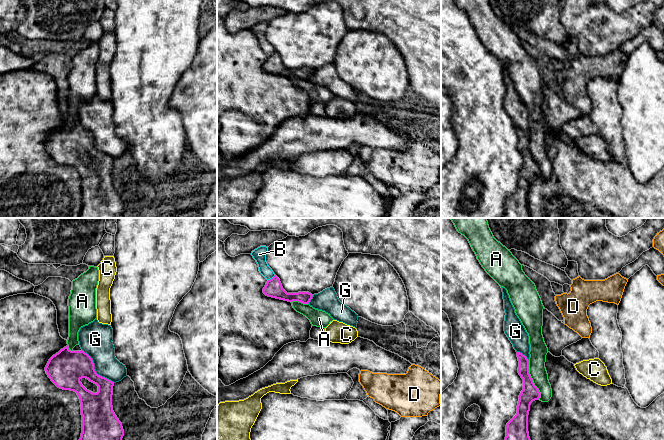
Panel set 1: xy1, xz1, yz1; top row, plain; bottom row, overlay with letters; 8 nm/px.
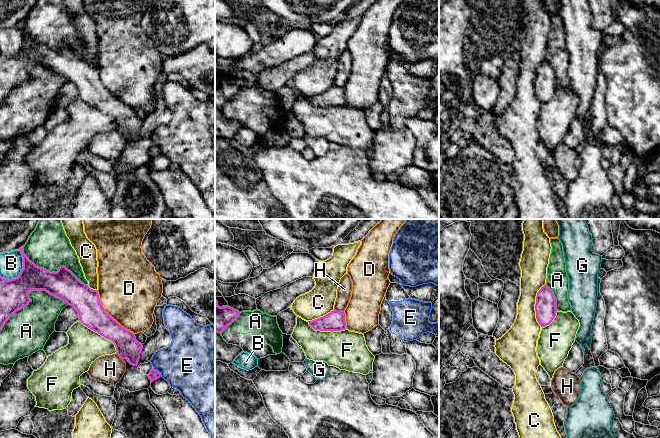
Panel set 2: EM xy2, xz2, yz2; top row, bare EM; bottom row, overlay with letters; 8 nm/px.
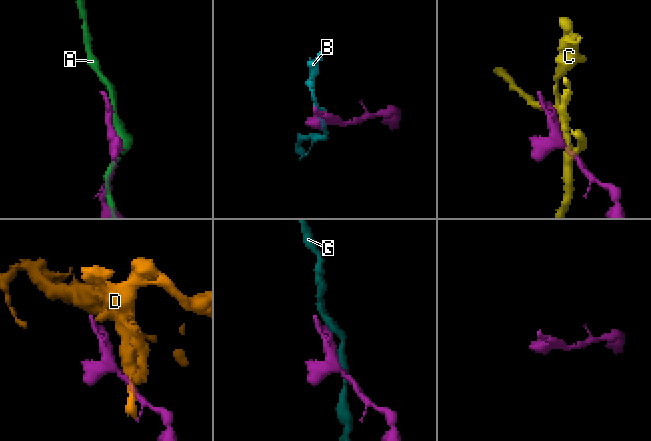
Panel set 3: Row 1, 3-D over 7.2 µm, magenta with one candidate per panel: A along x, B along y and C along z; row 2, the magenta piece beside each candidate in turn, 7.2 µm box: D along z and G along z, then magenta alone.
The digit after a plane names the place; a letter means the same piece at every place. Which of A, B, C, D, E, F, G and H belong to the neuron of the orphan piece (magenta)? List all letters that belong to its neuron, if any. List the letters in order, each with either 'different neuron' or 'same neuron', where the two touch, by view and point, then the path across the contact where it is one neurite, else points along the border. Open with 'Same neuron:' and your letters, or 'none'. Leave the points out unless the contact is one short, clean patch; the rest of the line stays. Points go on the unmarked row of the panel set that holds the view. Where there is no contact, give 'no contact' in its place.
Same neuron: none
A: different neuron; meets magenta in xy2 at (27, 70)
B: different neuron; meets magenta in xy2 at (21, 46)
C: different neuron; meets magenta in yz2 at (535, 81)
D: different neuron; meets magenta in xy2 at (109, 91); border along xy2 (96, 66), (102, 83), (122, 102), (134, 110)
E: different neuron; meets magenta in xy2 at (158, 147)
F: different neuron; meets magenta in xy2 at (101, 111)
G: different neuron; meets magenta in xy1 at (94, 146); border along xy1 (82, 125), (91, 134), (94, 146), (114, 158)
H: different neuron; meets magenta in xz2 at (339, 87)

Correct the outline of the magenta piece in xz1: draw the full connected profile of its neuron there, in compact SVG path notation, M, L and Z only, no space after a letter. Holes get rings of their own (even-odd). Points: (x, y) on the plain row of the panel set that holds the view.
M275 51L272 55L268 56L263 69L272 74L293 78L298 77L303 80L309 80L313 71L309 68L287 69L280 58L280 55Z

